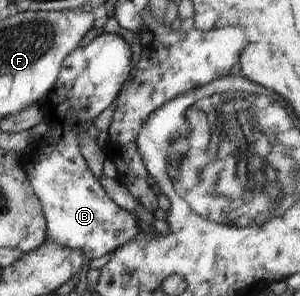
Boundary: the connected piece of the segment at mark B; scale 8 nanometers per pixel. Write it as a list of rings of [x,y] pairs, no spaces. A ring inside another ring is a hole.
[[[101,34],[85,47],[77,47],[62,62],[61,71],[54,87],[47,93],[39,105],[43,112],[43,123],[49,125],[49,136],[33,143],[34,152],[23,163],[26,168],[27,179],[43,205],[46,219],[46,239],[51,243],[79,249],[90,260],[103,257],[115,251],[119,245],[139,239],[141,235],[148,235],[147,227],[130,211],[122,209],[105,192],[103,185],[87,166],[86,157],[80,151],[79,135],[87,133],[87,127],[94,123],[94,119],[103,113],[117,95],[122,91],[123,85],[128,81],[131,73],[132,52],[129,43],[119,34]]]

